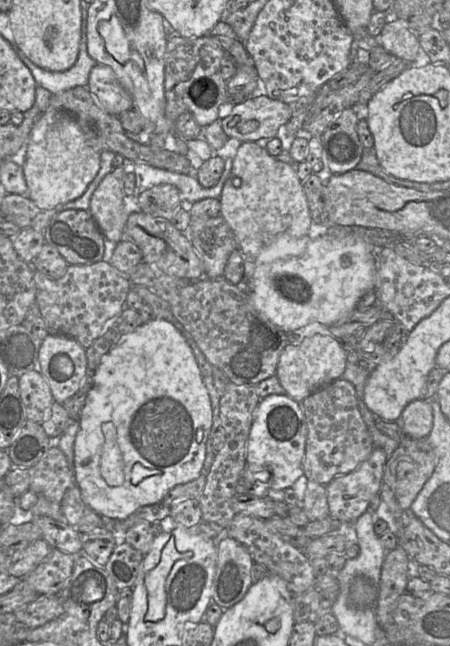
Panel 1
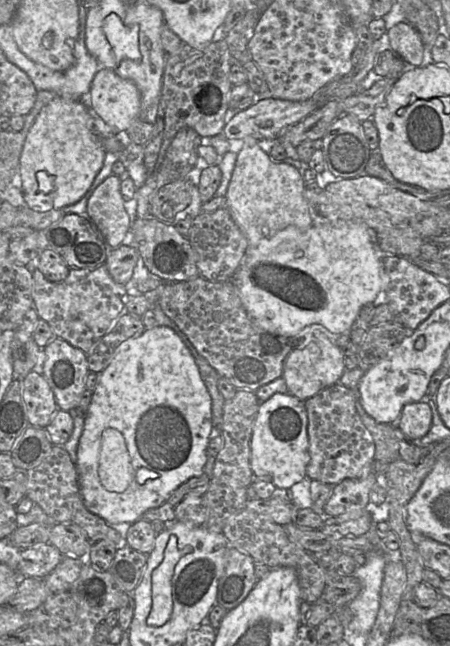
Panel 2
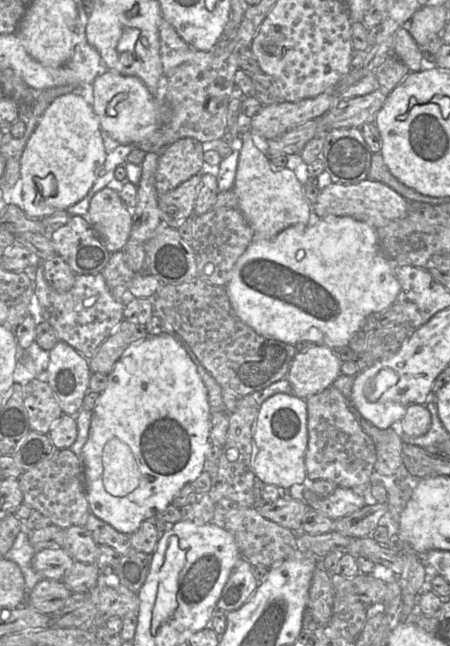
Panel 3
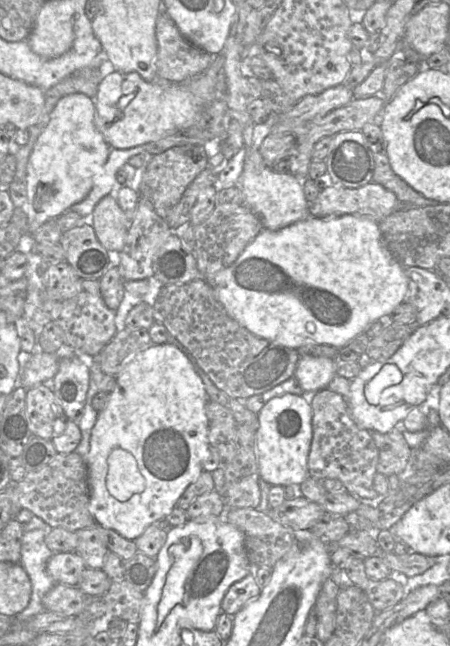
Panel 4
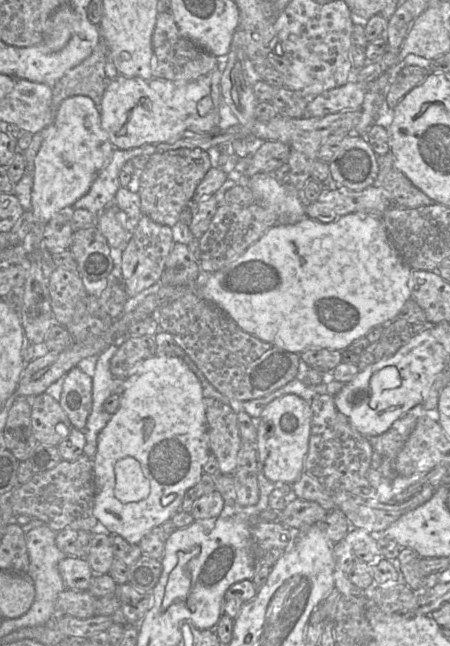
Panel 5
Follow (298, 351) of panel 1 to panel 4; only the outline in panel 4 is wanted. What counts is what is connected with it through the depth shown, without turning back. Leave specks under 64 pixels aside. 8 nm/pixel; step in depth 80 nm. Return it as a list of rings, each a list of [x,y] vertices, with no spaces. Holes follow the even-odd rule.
[[[301,356],[297,363],[293,378],[309,397],[326,389],[337,371],[335,360],[319,356]]]

